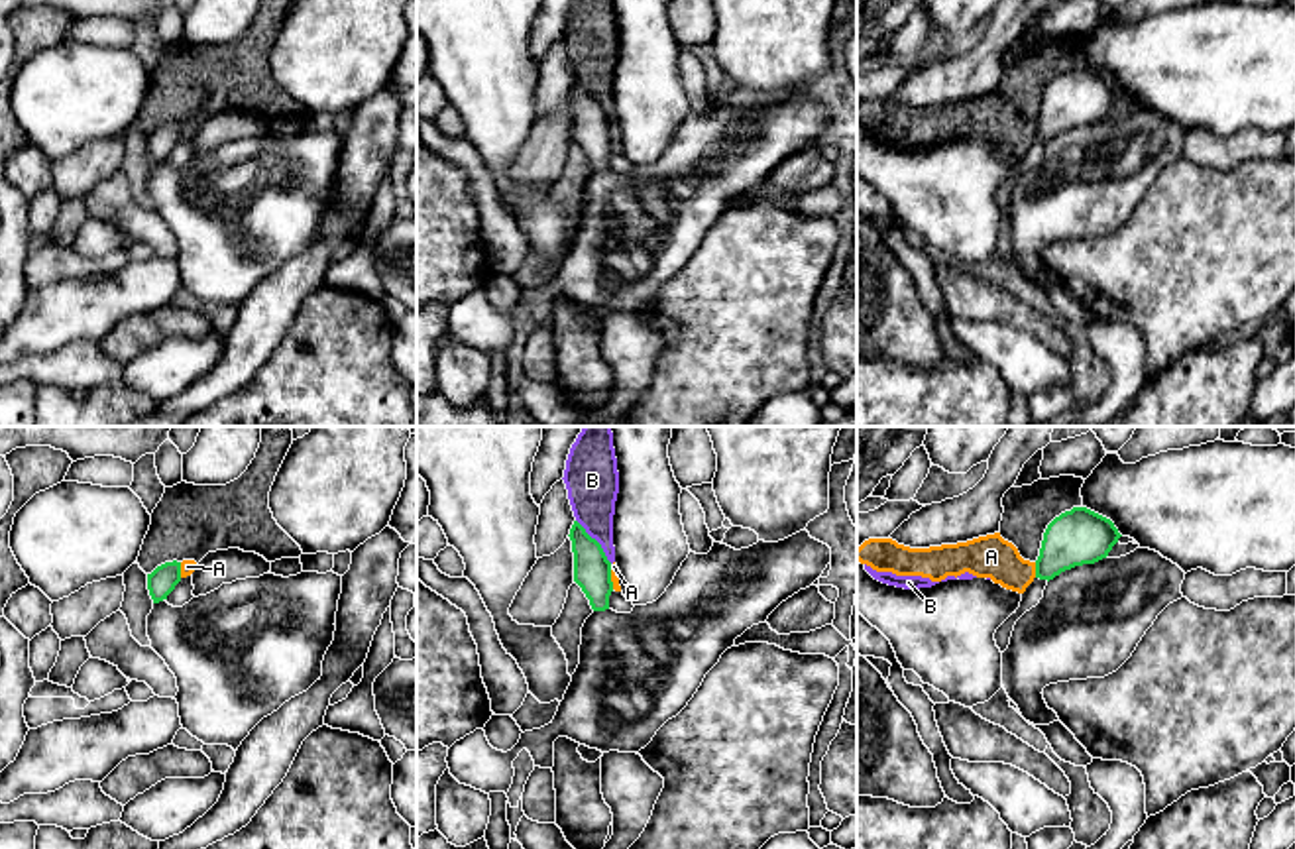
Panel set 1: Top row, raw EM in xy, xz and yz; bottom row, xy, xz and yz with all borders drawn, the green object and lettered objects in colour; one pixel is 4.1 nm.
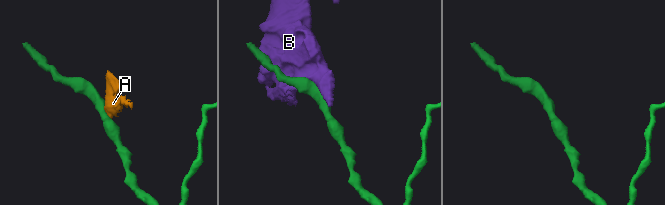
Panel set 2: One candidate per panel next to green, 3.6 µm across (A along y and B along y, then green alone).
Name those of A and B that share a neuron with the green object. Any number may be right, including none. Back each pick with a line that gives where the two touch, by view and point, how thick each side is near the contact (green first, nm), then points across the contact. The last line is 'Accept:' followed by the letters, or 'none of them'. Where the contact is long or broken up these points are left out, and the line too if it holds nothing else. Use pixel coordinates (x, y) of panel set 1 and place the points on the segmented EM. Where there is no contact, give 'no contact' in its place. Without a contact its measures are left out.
Accept: none of them

